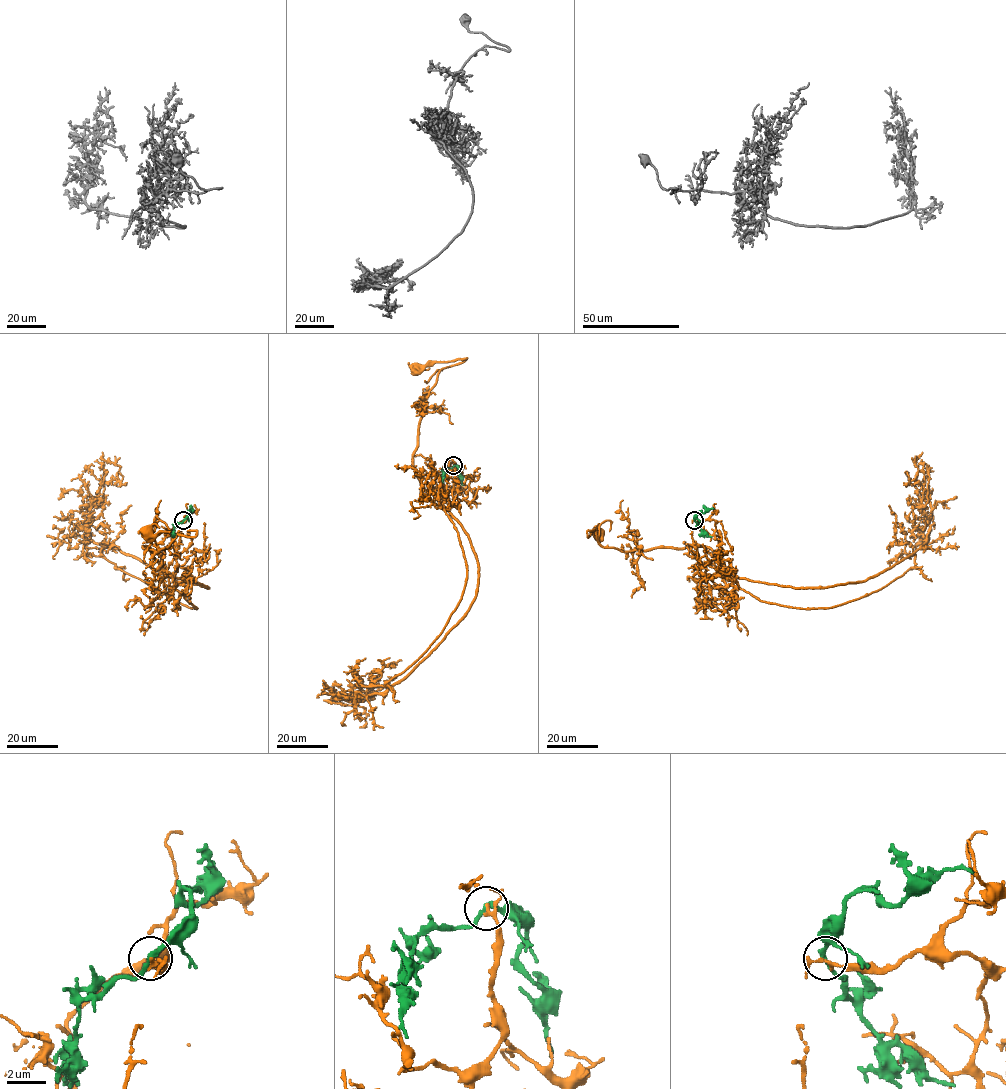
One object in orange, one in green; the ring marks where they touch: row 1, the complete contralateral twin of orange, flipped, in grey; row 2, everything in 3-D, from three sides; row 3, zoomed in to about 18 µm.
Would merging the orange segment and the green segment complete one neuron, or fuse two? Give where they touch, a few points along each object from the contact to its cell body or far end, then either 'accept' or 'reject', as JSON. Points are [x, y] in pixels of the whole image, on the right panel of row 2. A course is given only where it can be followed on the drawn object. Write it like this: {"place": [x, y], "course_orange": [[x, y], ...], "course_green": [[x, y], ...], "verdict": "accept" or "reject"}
{"place": [694, 520], "course_orange": [[694, 520], [715, 521], [722, 570], [709, 548], [621, 551], [602, 546], [595, 529], [587, 535], [598, 533]], "course_green": [[694, 520], [698, 512], [714, 509]], "verdict": "reject"}

